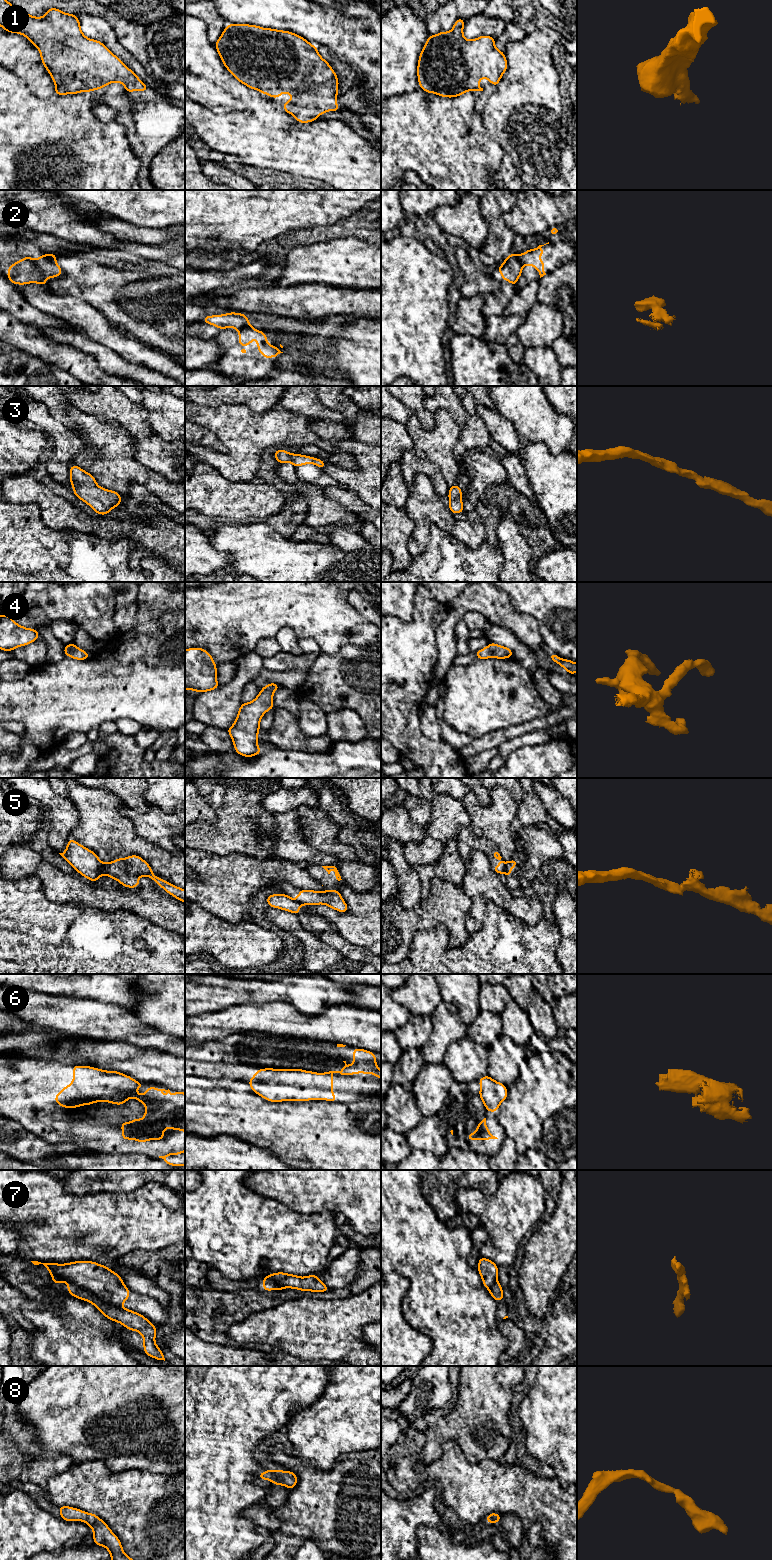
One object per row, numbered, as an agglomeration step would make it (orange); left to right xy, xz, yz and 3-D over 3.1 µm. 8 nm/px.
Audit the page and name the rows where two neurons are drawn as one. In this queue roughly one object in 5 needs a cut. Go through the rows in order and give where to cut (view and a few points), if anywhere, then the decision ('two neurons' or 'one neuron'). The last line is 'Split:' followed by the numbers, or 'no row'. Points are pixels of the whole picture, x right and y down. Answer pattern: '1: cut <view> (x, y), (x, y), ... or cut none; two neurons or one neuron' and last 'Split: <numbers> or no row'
1: cut none; one neuron
2: cut xz (250, 324), (238, 330); two neurons
3: cut none; one neuron
4: cut none; one neuron
5: cut xy (101, 863), (105, 874); two neurons
6: cut none; one neuron
7: cut xy (67, 1281), (85, 1288), (105, 1303), (116, 1303), (121, 1306); two neurons
8: cut none; one neuron
Split: 2, 5, 7

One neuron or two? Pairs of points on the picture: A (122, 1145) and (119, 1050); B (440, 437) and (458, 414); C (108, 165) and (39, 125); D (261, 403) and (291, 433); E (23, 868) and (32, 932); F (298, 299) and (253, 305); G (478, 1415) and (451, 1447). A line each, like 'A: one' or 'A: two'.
A: two
B: two
C: one
D: two
E: two
F: one
G: two

